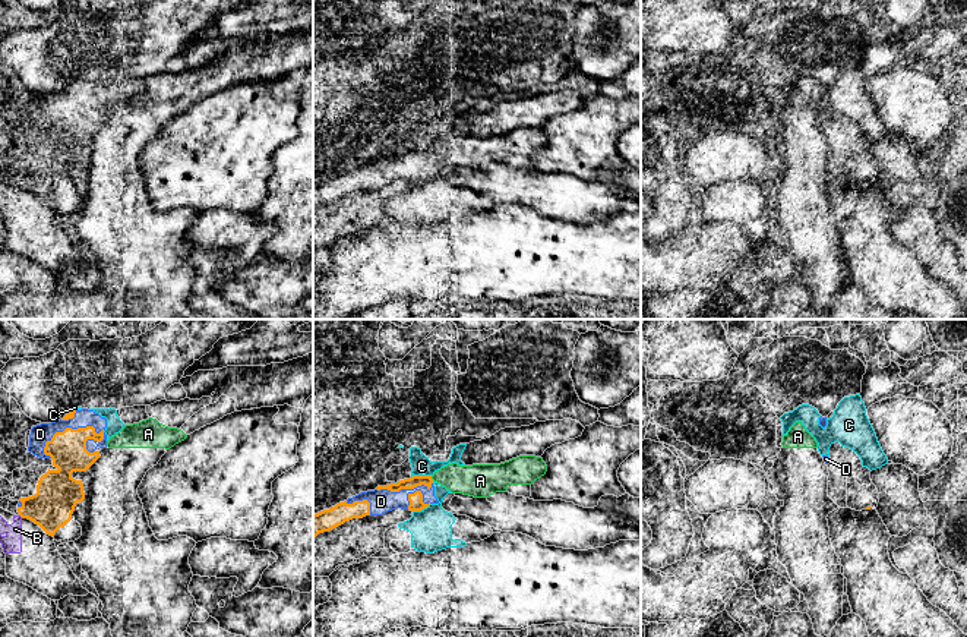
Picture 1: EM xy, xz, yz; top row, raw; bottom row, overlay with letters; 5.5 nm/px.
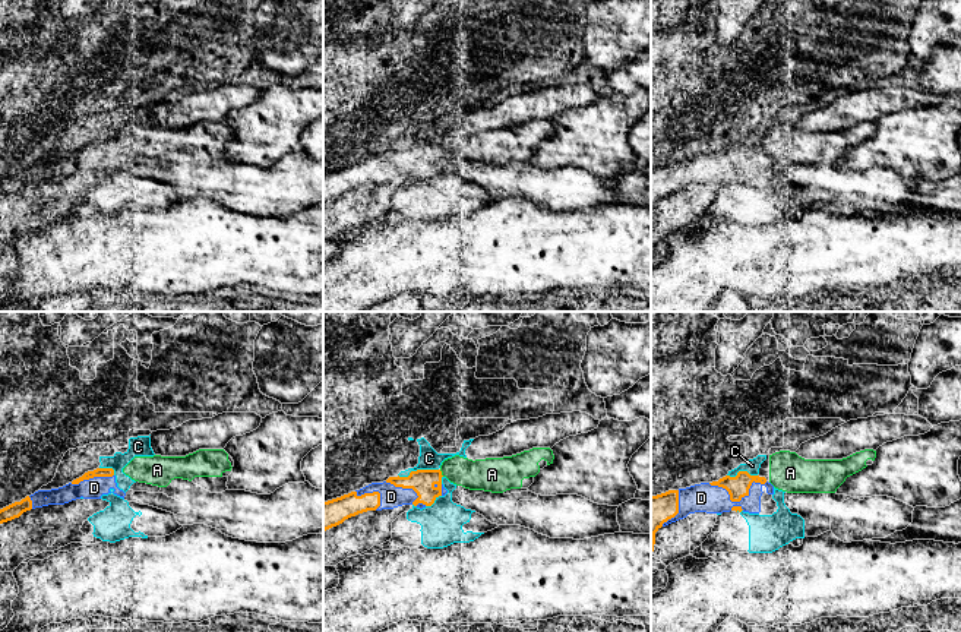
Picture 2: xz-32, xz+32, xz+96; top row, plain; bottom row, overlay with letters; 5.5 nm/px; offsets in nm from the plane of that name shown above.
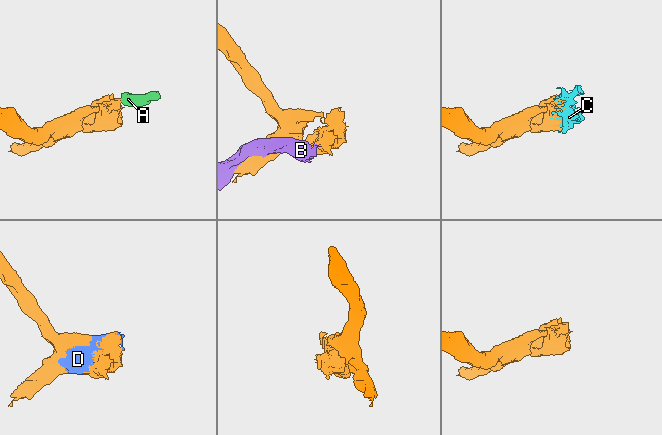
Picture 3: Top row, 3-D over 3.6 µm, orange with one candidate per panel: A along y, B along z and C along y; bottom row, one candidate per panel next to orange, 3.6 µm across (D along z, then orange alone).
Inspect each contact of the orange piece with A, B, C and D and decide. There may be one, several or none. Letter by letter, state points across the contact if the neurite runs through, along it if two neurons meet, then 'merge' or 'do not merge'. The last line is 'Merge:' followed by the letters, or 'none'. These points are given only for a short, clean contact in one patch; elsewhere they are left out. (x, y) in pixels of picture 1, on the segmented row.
A: do not merge
B: do not merge
C: do not merge
D: merge
Merge: D

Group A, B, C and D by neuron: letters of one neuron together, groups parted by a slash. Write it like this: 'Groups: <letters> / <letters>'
Groups: A / B / C / D

